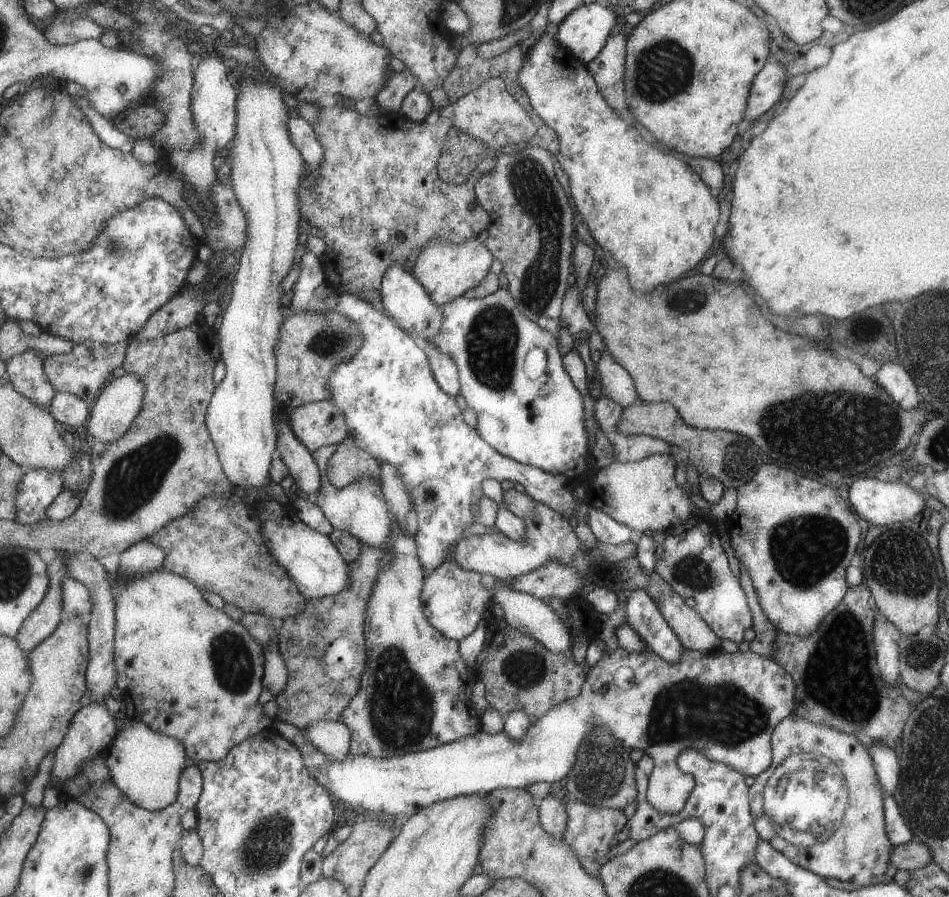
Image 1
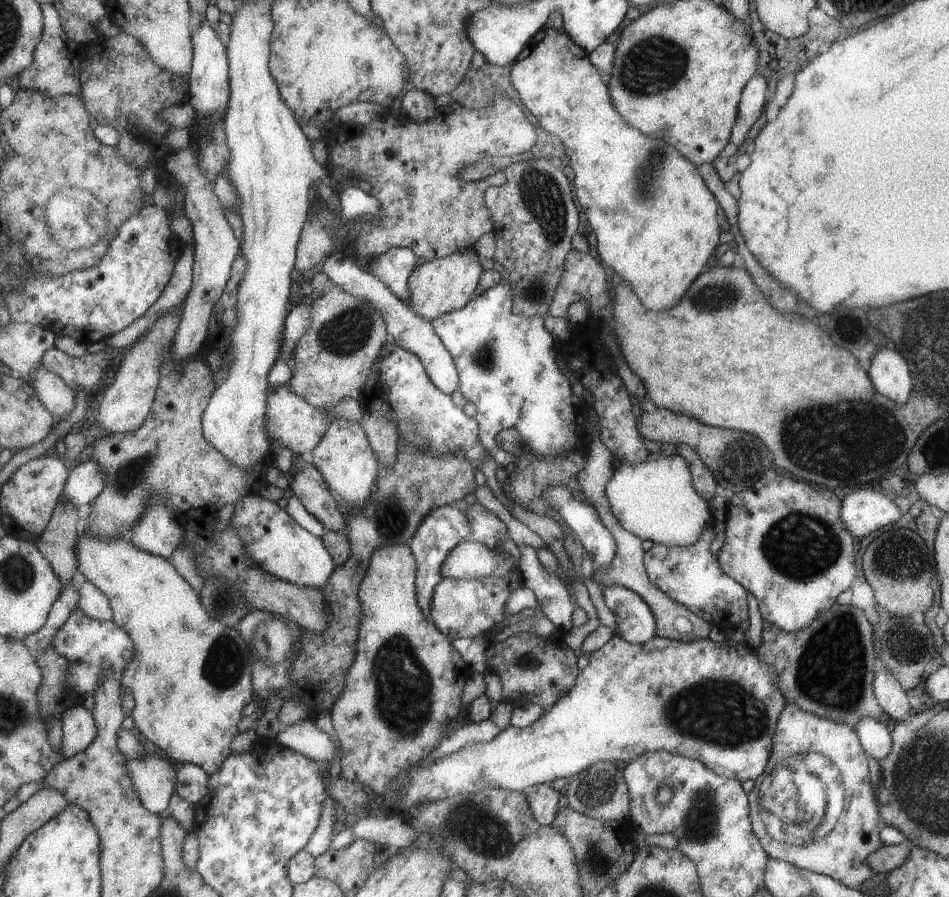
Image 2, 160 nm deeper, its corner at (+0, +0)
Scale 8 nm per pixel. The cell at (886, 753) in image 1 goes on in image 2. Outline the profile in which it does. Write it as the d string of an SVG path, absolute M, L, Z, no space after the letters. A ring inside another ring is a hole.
M863 717L853 729L866 754L875 758L877 762L890 751L892 738L889 724L883 724L871 717Z

